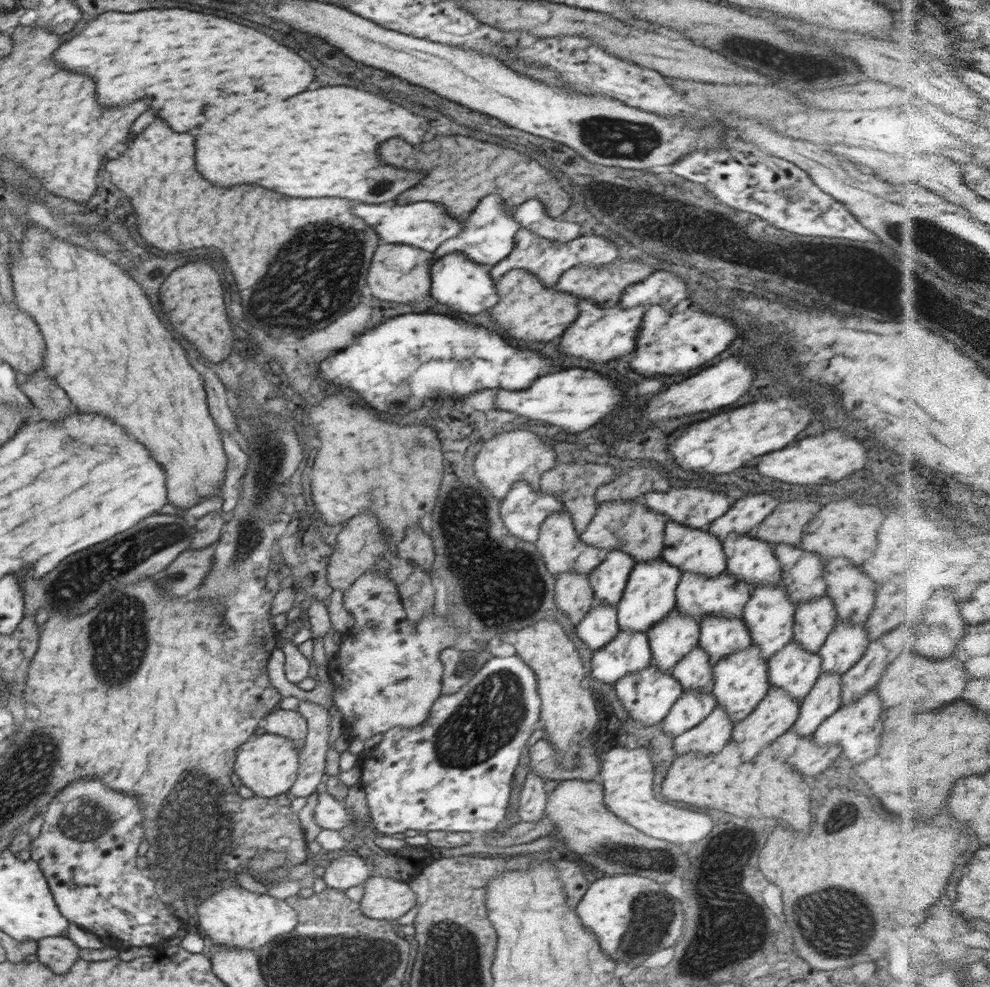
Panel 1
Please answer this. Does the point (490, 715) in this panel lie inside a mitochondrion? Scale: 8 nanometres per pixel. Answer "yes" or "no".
yes

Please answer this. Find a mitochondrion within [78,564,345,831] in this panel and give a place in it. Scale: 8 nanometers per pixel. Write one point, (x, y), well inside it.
(117, 653)

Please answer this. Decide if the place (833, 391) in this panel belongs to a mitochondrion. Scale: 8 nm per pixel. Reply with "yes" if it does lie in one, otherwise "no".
no

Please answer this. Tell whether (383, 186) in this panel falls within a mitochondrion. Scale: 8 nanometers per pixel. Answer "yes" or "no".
yes

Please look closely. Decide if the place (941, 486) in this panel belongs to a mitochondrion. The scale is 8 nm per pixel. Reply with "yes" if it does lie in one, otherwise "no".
no

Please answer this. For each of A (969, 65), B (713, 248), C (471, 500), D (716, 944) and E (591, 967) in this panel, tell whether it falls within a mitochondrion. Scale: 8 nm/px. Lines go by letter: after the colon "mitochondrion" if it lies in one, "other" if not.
A: other
B: mitochondrion
C: mitochondrion
D: mitochondrion
E: other

